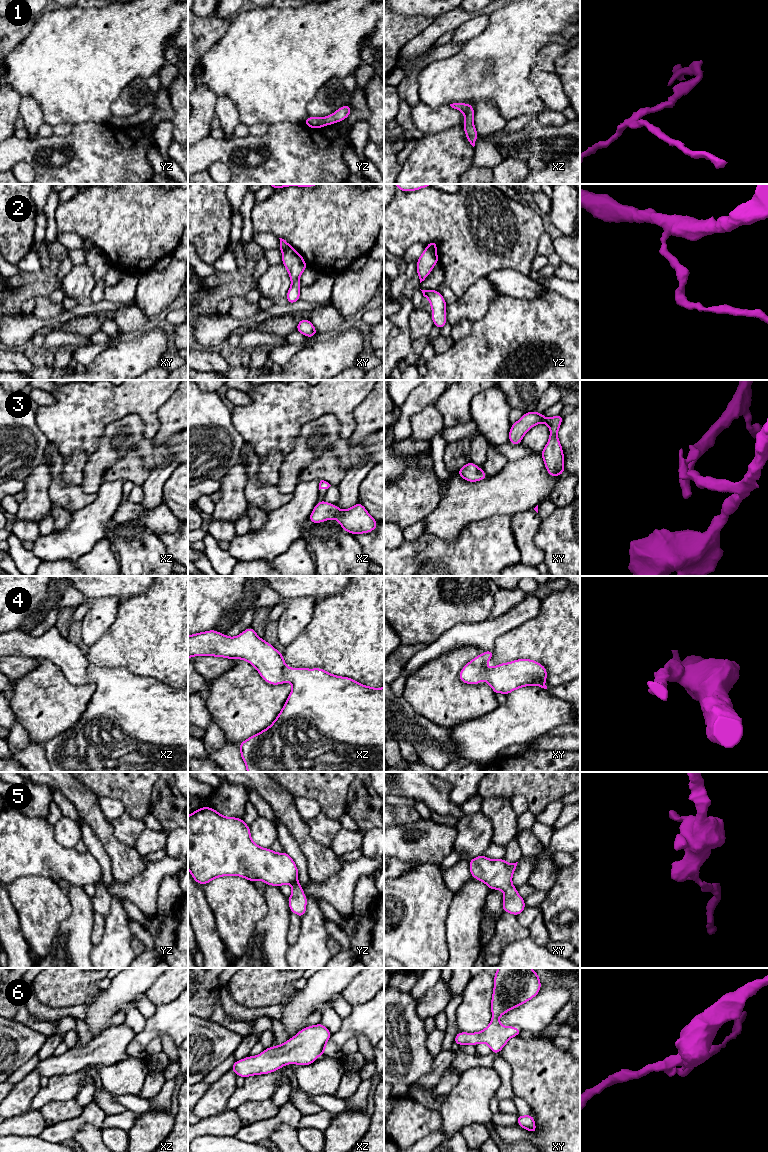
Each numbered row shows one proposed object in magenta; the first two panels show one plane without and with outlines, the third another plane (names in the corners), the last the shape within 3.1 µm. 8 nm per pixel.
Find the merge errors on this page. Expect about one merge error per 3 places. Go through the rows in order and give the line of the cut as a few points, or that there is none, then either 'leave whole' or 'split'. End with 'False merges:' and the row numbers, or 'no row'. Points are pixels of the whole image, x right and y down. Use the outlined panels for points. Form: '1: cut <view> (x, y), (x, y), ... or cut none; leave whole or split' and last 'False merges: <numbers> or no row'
1: cut none; leave whole
2: cut yz (427, 246), (435, 251); split
3: cut none; leave whole
4: cut none; leave whole
5: cut none; leave whole
6: cut none; leave whole
False merges: 2

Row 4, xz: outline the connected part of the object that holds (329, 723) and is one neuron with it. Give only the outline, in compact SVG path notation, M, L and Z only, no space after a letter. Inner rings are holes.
M252 627L247 628L236 637L228 637L214 630L195 633L188 636L188 659L194 656L214 656L228 659L241 659L253 665L264 681L271 685L280 685L289 681L293 689L273 723L261 732L247 738L239 745L241 758L246 764L247 772L382 772L384 770L384 687L373 688L362 685L350 677L341 677L326 672L322 668L291 668L286 667L283 654L274 646L262 640Z

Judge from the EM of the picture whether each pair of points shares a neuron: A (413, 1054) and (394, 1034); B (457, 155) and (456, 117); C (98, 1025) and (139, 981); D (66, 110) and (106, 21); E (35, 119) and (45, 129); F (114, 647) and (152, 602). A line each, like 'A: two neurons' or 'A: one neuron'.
A: one neuron
B: two neurons
C: one neuron
D: one neuron
E: two neurons
F: one neuron

